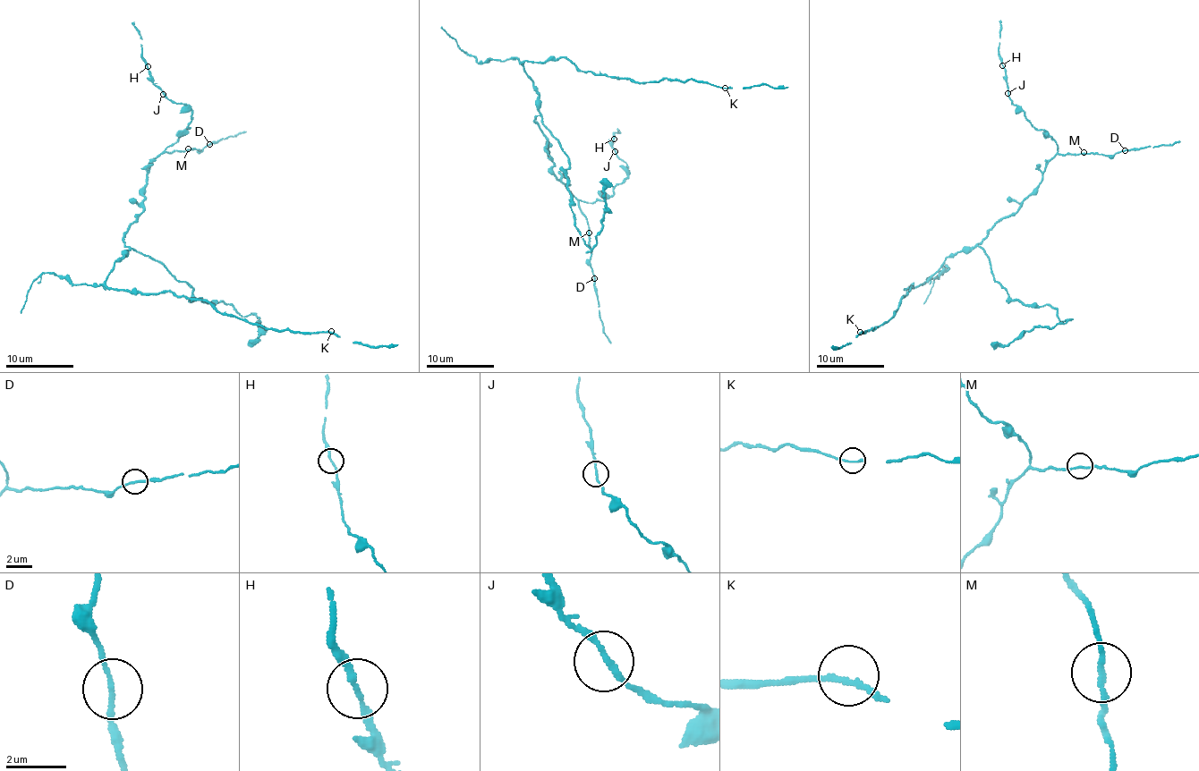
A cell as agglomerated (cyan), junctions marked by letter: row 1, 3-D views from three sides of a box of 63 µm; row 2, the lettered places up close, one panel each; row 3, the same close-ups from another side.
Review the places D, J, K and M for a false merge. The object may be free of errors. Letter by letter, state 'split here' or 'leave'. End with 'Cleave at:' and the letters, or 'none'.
D: leave
J: leave
K: leave
M: leave
Cleave at: none

